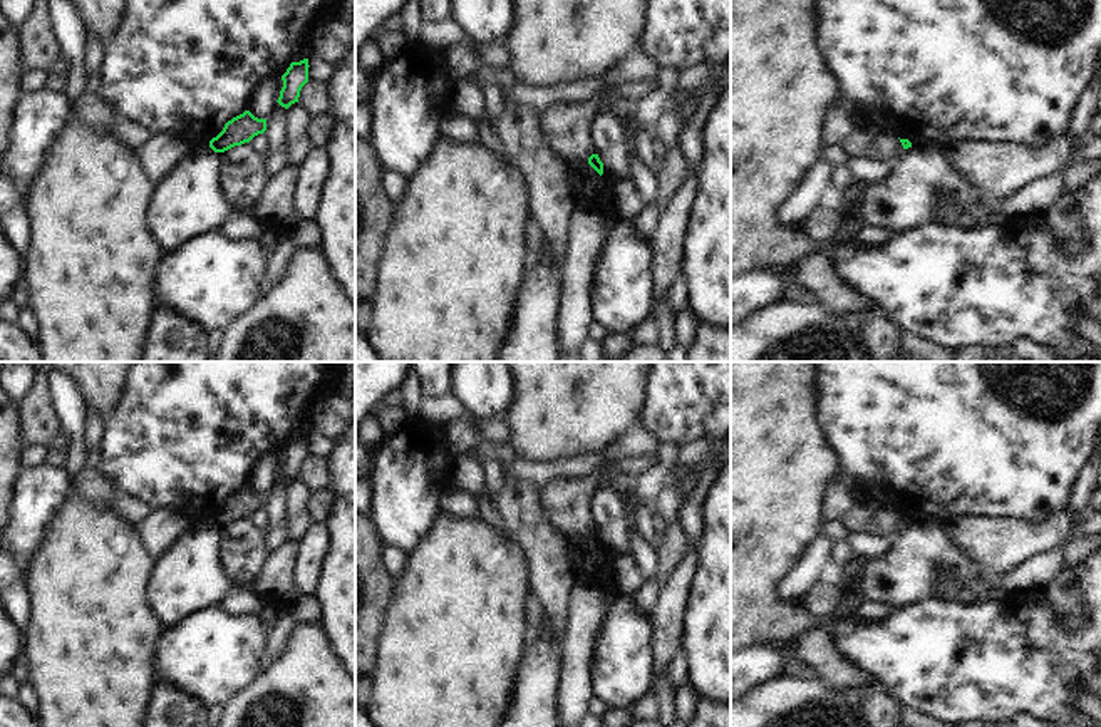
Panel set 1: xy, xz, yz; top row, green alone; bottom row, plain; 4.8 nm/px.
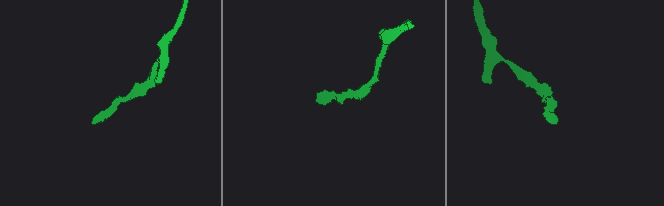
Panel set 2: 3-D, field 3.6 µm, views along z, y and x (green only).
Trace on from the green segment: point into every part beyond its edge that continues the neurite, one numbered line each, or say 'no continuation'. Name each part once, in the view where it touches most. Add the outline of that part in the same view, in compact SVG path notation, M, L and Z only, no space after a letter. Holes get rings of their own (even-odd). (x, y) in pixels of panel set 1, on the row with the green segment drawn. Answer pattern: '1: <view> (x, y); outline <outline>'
no continuation

